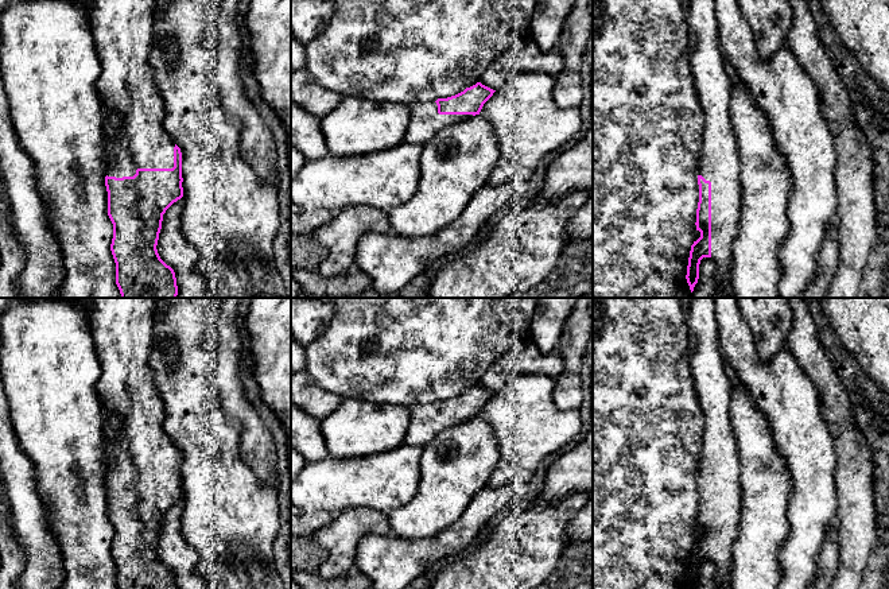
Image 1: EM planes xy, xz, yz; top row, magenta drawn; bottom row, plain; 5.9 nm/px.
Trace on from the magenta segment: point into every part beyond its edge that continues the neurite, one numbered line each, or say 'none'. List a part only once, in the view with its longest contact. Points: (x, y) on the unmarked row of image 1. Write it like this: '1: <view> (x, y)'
1: xy (121, 329)

